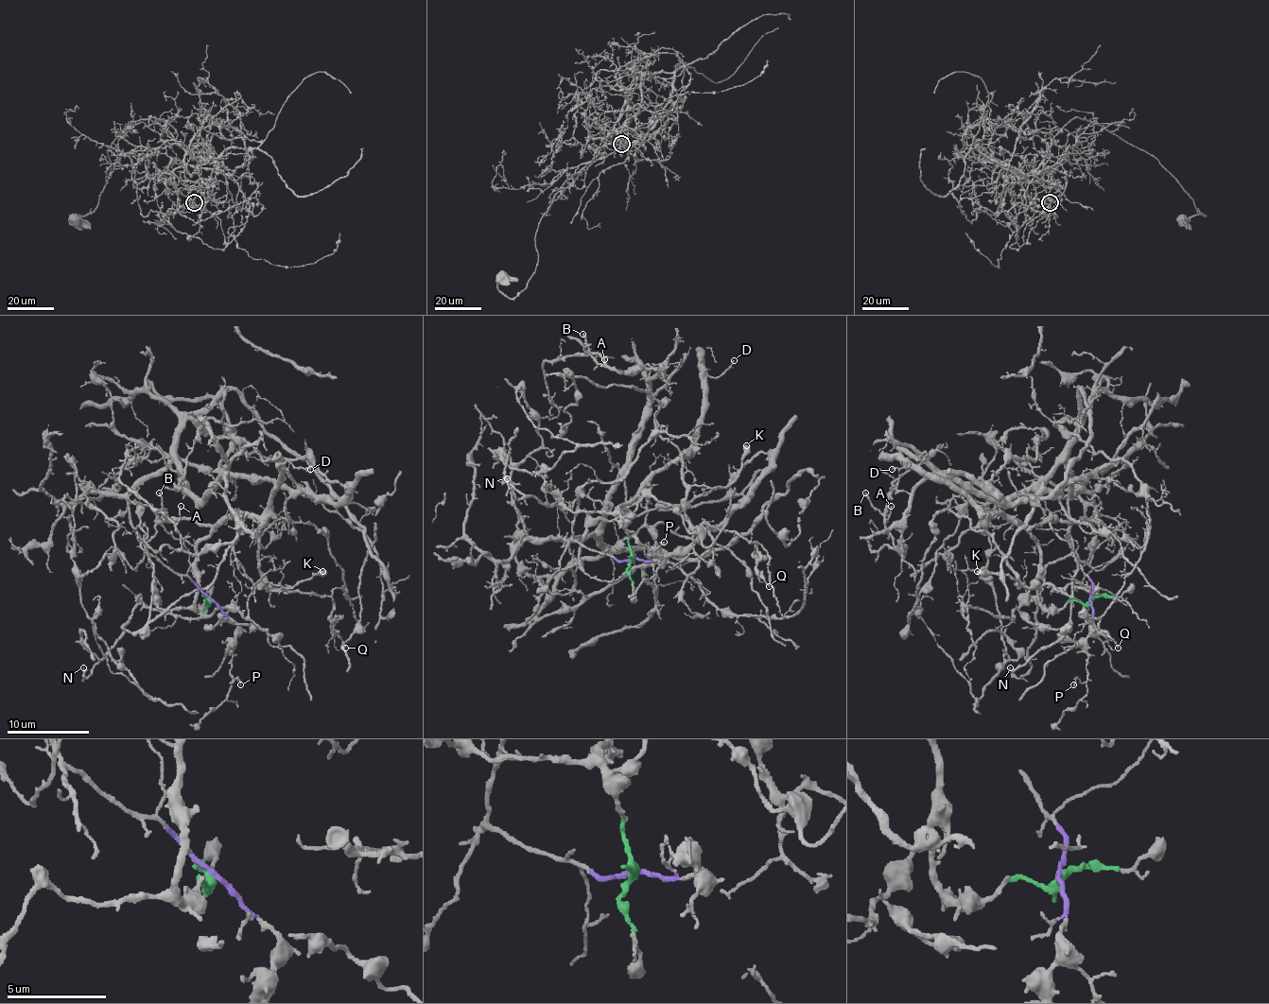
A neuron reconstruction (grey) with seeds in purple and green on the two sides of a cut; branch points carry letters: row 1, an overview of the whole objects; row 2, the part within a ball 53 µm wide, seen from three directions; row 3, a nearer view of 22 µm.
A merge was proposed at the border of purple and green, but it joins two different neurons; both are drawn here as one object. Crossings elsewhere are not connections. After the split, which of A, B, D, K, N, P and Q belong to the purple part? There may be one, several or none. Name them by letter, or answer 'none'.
A, B, P

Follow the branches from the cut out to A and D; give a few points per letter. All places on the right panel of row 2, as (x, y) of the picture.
A: (1089, 597), (1061, 461), (1003, 498), (930, 476), (912, 494), (902, 554), (886, 527), (890, 507)
D: (1091, 597), (1044, 607), (1038, 597), (1040, 545), (1007, 517), (984, 512), (909, 461), (892, 470)

